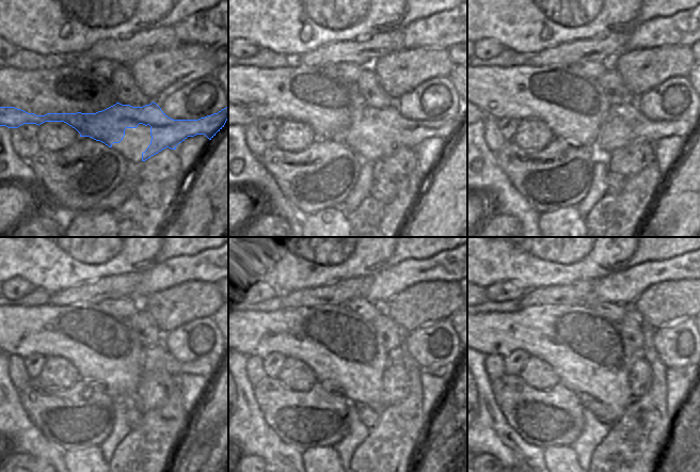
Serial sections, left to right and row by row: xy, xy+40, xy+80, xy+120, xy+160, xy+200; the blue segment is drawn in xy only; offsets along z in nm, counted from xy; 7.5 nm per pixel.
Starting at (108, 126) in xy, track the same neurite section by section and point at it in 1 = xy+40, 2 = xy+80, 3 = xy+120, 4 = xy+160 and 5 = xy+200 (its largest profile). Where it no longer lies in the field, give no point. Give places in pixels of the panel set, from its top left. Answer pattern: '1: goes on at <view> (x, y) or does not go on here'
1: goes on at xy+40 (403, 132)
2: goes on at xy+80 (638, 125)
3: goes on at xy+120 (156, 359)
4: goes on at xy+160 (444, 371)
5: goes on at xy+200 (684, 371)

